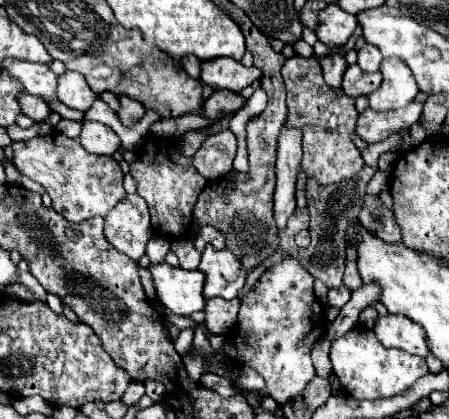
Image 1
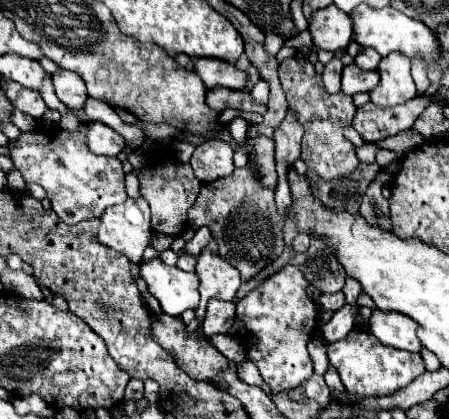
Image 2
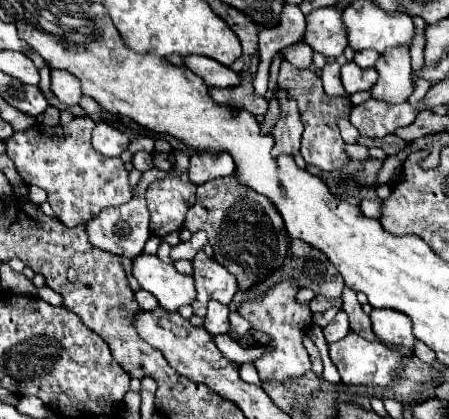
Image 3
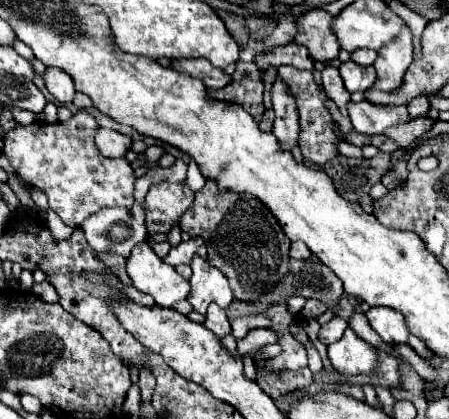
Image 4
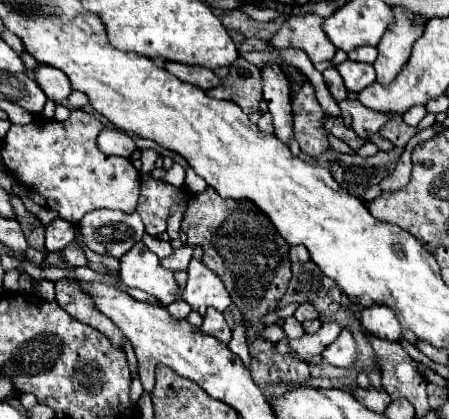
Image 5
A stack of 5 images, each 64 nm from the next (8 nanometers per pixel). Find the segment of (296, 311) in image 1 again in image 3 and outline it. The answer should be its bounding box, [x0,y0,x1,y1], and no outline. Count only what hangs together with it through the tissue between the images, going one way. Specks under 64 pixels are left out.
[238,276,312,382]

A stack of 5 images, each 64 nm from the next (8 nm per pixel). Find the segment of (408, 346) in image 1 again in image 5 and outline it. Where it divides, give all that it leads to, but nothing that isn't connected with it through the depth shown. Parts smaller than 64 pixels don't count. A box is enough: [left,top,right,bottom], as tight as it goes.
[360,306,402,342]

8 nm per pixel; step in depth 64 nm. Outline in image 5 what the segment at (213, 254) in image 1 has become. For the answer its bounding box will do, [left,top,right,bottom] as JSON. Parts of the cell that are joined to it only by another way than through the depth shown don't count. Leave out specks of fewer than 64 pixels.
[182,258,232,316]

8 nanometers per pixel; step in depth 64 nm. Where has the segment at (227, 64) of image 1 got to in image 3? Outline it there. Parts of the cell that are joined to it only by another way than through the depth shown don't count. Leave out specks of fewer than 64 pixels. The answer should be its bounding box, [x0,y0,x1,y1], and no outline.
[184,56,240,88]

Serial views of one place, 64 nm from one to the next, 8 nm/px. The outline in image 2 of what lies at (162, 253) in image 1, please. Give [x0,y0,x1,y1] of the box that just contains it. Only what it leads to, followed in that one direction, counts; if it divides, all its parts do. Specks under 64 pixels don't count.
[152,234,174,256]

